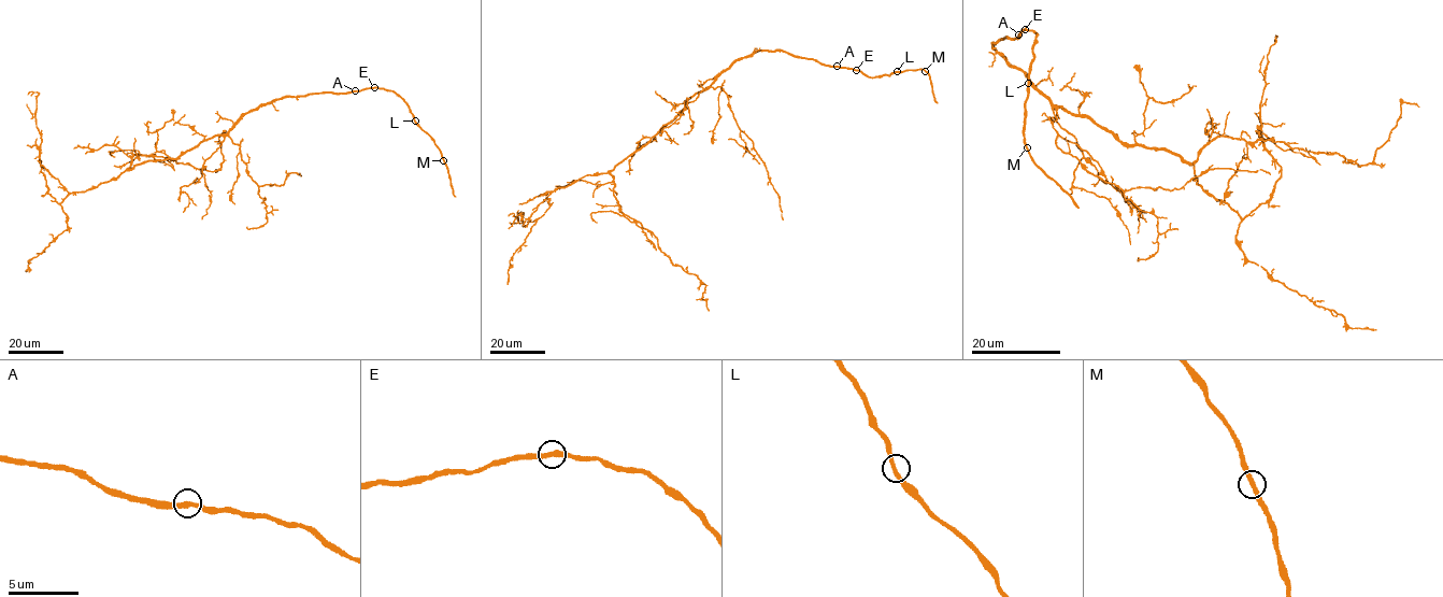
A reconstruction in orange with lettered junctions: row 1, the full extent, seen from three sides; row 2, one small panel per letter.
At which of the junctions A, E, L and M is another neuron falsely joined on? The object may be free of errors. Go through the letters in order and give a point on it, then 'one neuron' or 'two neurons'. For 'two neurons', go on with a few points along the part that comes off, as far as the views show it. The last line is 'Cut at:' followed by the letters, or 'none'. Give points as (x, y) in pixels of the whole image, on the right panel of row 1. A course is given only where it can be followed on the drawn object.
A: place (1018, 34); one neuron
E: place (1025, 29); one neuron
L: place (1028, 83); one neuron
M: place (1027, 147); one neuron
Cut at: none

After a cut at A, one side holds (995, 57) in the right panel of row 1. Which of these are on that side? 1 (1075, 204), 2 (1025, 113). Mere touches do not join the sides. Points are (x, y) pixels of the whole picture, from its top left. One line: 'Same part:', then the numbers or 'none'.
Same part: none

